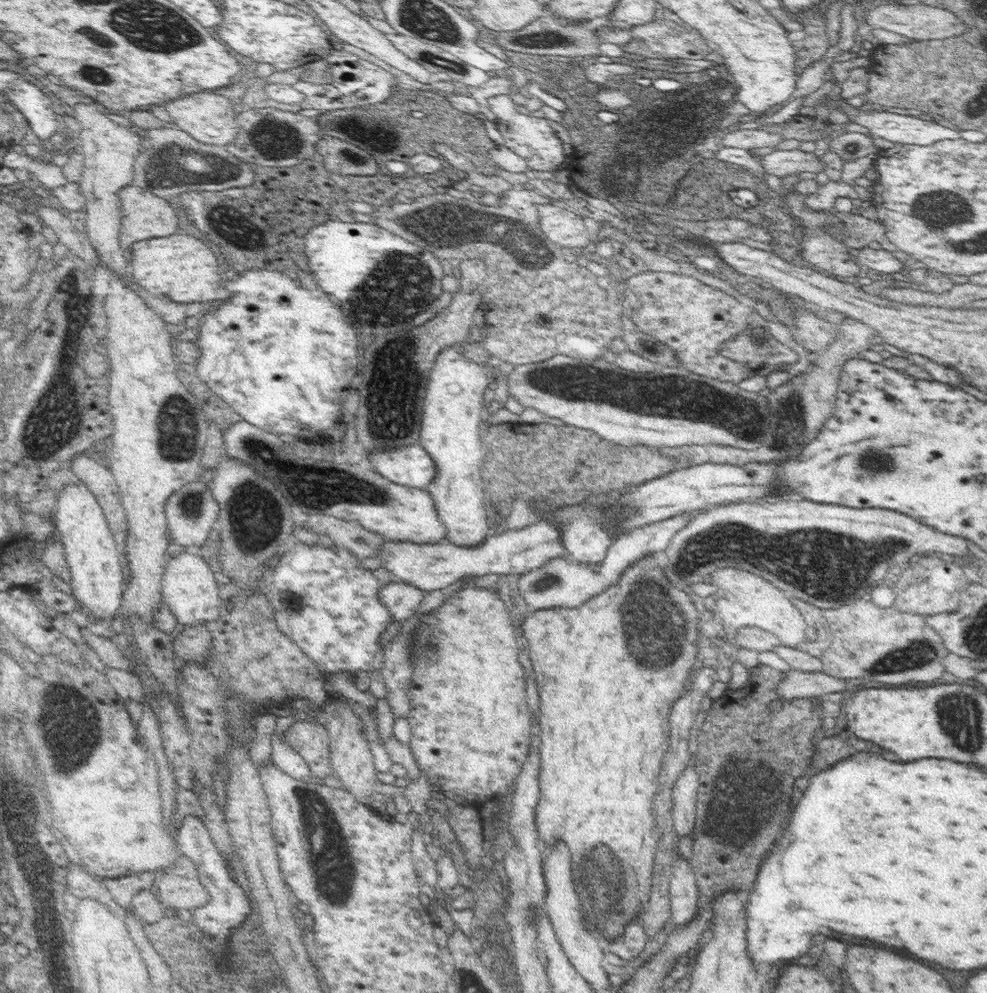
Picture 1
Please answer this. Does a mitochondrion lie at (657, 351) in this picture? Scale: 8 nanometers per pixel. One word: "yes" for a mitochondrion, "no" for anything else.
yes

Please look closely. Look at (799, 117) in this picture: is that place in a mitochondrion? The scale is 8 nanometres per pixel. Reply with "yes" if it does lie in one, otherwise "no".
no

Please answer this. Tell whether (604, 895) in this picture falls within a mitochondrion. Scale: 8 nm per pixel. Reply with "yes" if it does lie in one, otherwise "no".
yes

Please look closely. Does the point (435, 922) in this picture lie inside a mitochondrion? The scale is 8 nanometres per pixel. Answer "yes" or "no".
no

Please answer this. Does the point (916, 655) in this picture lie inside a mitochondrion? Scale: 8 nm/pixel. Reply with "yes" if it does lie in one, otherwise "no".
yes

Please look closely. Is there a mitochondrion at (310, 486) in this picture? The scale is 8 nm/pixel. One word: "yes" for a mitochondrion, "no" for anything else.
yes

